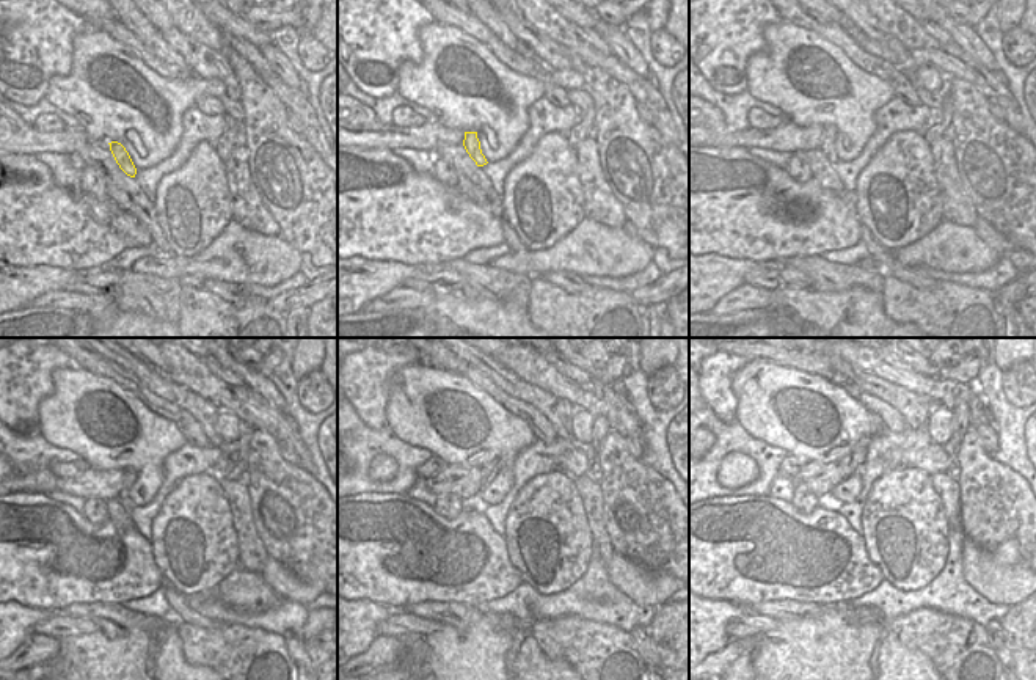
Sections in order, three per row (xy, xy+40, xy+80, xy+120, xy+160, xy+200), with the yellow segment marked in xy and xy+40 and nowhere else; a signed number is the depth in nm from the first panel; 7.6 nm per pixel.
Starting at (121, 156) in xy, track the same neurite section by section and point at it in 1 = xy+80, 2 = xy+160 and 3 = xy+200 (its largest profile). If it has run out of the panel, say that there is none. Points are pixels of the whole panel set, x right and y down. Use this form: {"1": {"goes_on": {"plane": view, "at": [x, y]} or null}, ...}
{"1": {"goes_on": {"plane": "xy+80", "at": [826, 148]}}, "2": {"goes_on": {"plane": "xy+160", "at": [488, 470]}}, "3": {"goes_on": {"plane": "xy+200", "at": [854, 459]}}}

